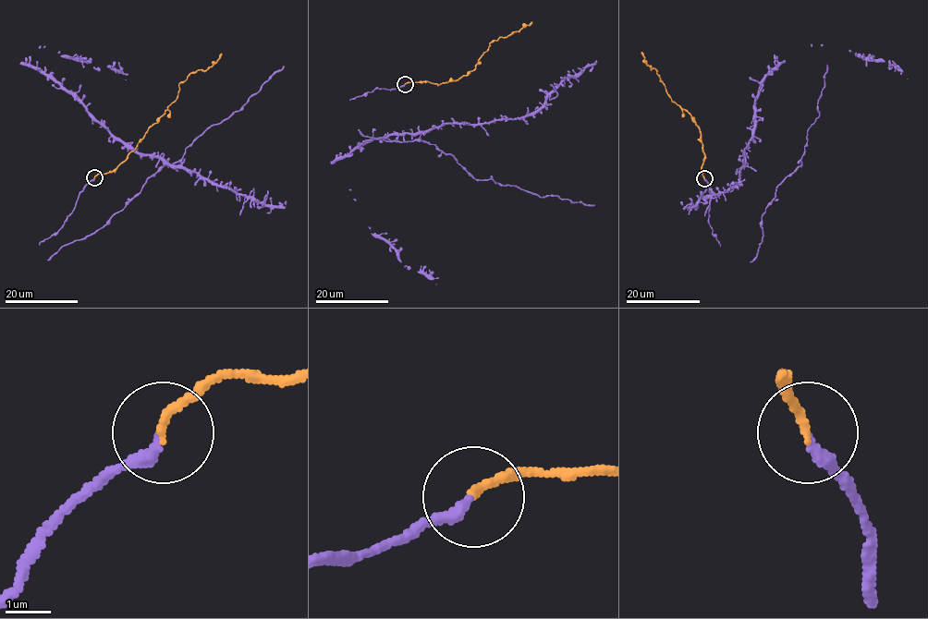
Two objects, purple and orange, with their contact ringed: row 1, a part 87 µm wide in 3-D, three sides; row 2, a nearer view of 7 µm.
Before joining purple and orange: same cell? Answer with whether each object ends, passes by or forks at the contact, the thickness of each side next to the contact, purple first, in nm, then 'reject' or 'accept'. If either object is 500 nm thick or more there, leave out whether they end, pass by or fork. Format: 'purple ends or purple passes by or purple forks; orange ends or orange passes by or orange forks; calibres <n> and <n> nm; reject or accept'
purple ends; orange ends; calibres 260 and 190 nm; accept

